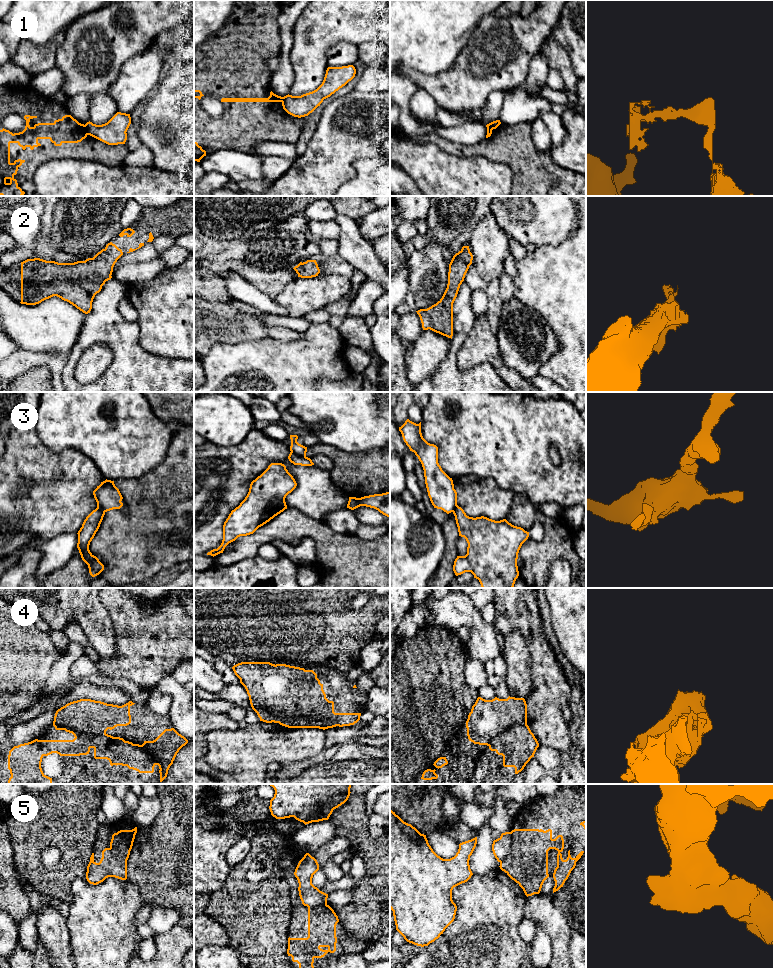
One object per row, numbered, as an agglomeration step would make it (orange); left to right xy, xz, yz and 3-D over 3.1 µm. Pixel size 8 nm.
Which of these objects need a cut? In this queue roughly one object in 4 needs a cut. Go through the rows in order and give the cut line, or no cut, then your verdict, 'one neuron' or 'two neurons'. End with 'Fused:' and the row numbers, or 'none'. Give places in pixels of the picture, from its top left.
1: cut xy (84, 125), (89, 134); two neurons
2: cut none; one neuron
3: cut xz (291, 451), (305, 457); two neurons
4: cut none; one neuron
5: cut yz (511, 832), (511, 851), (500, 862); two neurons
Fused: 1, 3, 5

